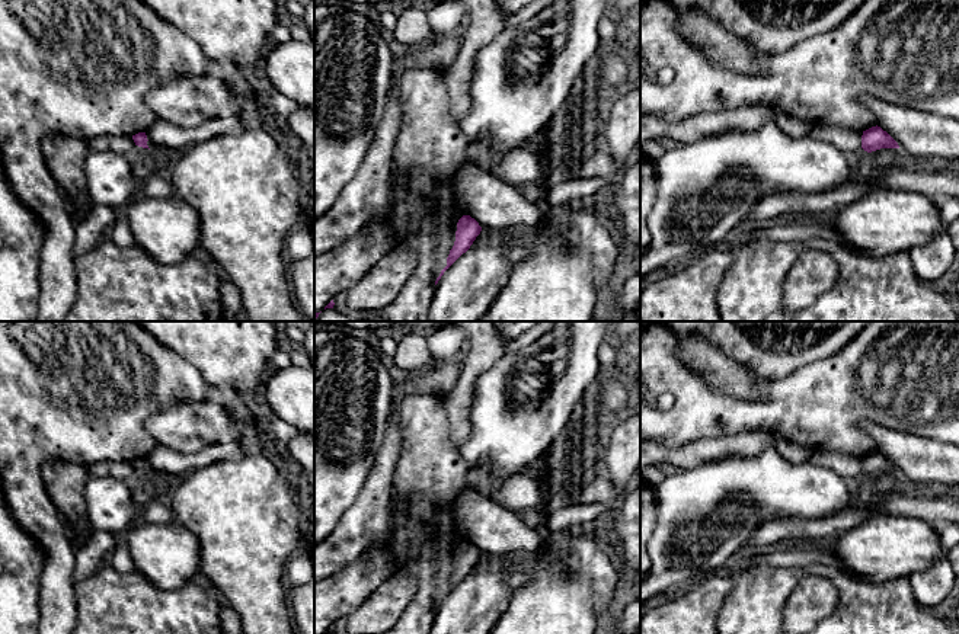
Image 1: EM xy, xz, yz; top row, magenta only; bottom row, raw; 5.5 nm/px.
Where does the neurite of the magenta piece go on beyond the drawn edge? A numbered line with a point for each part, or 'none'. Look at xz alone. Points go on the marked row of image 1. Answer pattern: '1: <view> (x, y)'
none

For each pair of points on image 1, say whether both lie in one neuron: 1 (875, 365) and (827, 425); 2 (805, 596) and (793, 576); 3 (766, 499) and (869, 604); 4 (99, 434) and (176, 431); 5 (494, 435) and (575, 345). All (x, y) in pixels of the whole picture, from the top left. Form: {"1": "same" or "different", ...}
{"1": "same", "2": "different", "3": "different", "4": "different", "5": "same"}

